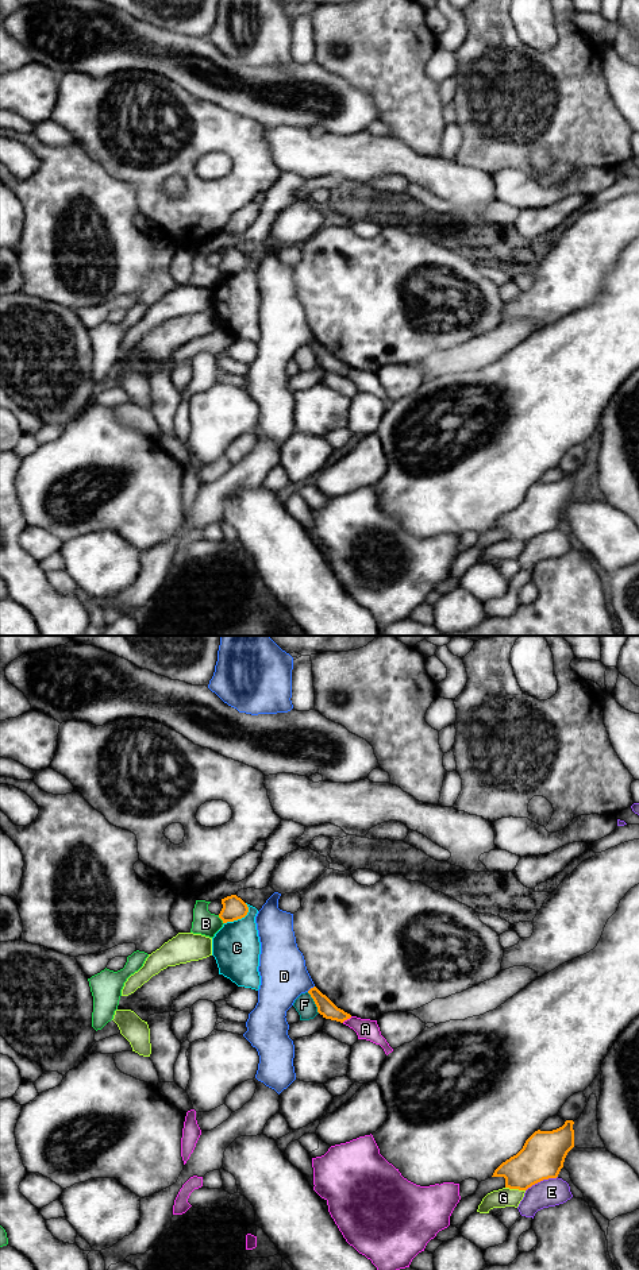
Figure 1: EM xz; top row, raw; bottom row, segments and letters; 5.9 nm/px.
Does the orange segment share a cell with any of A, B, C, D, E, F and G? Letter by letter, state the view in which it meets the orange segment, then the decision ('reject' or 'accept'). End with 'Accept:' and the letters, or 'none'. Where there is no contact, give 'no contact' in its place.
A: contact in xz; reject
B: contact in xz; reject
C: contact in xz; reject
D: contact in xz; reject
E: contact in xz; reject
F: contact in xz; reject
G: contact in xz; reject
Accept: none

